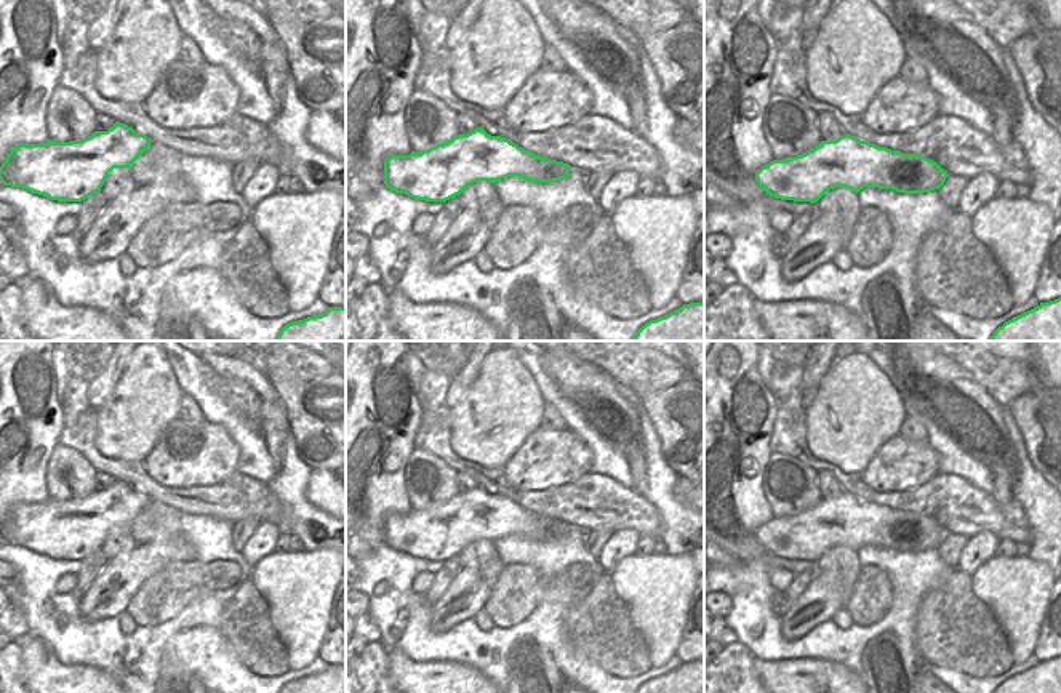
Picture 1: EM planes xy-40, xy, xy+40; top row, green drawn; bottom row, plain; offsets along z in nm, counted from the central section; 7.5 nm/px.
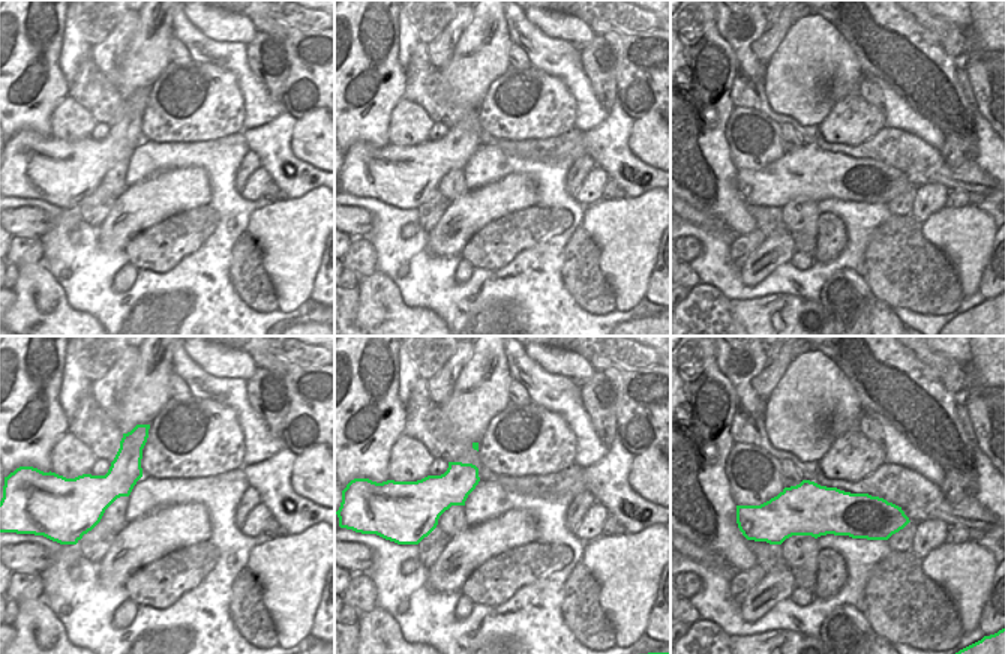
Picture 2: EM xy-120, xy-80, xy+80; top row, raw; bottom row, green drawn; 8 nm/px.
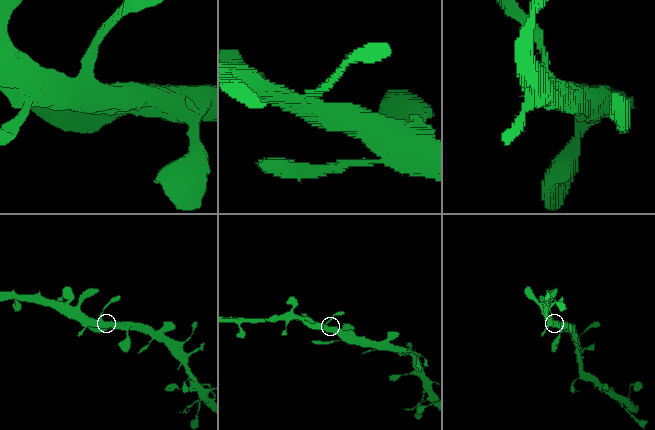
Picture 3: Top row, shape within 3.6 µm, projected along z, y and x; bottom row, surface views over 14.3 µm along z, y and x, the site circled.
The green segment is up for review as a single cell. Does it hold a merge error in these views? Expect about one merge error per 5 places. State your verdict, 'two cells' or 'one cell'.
one cell

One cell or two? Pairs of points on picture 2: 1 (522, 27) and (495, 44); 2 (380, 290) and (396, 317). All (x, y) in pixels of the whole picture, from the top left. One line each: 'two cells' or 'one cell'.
1: two cells
2: one cell

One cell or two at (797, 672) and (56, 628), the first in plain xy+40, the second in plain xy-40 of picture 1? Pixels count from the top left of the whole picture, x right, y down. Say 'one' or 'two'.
two

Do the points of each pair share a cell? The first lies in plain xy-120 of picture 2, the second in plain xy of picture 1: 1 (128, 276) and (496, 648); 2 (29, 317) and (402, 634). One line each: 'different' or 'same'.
1: different
2: different

